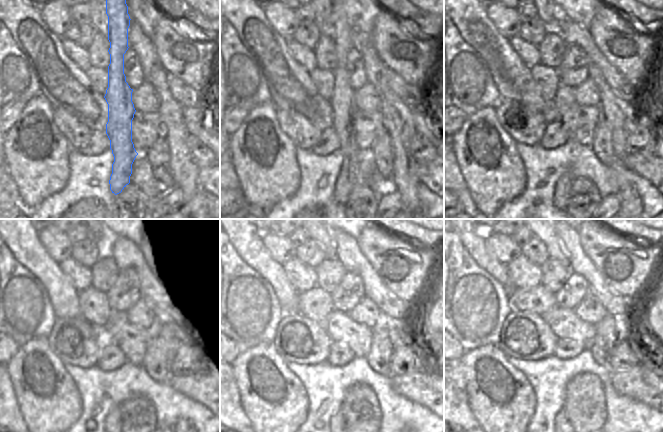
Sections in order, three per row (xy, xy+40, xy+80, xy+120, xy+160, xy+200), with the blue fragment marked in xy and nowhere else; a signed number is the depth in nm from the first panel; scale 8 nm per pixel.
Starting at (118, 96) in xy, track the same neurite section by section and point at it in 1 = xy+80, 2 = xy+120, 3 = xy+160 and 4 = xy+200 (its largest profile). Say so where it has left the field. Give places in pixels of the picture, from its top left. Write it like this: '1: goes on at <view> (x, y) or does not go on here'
1: goes on at xy+80 (566, 108)
2: goes on at xy+120 (113, 422)
3: goes on at xy+160 (337, 422)
4: goes on at xy+200 (561, 422)

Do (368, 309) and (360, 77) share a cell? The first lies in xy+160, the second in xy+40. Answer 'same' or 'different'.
different

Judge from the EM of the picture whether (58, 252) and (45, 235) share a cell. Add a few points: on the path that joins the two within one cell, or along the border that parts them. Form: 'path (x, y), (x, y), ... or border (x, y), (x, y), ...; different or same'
path (58, 248), (49, 239); same

